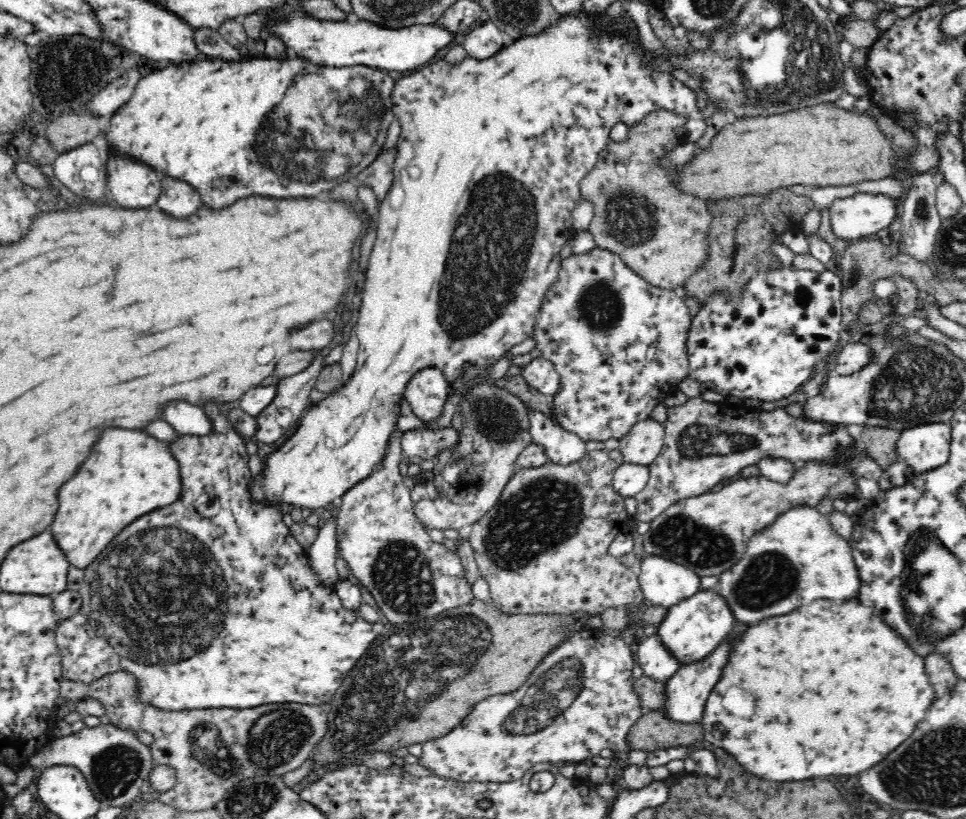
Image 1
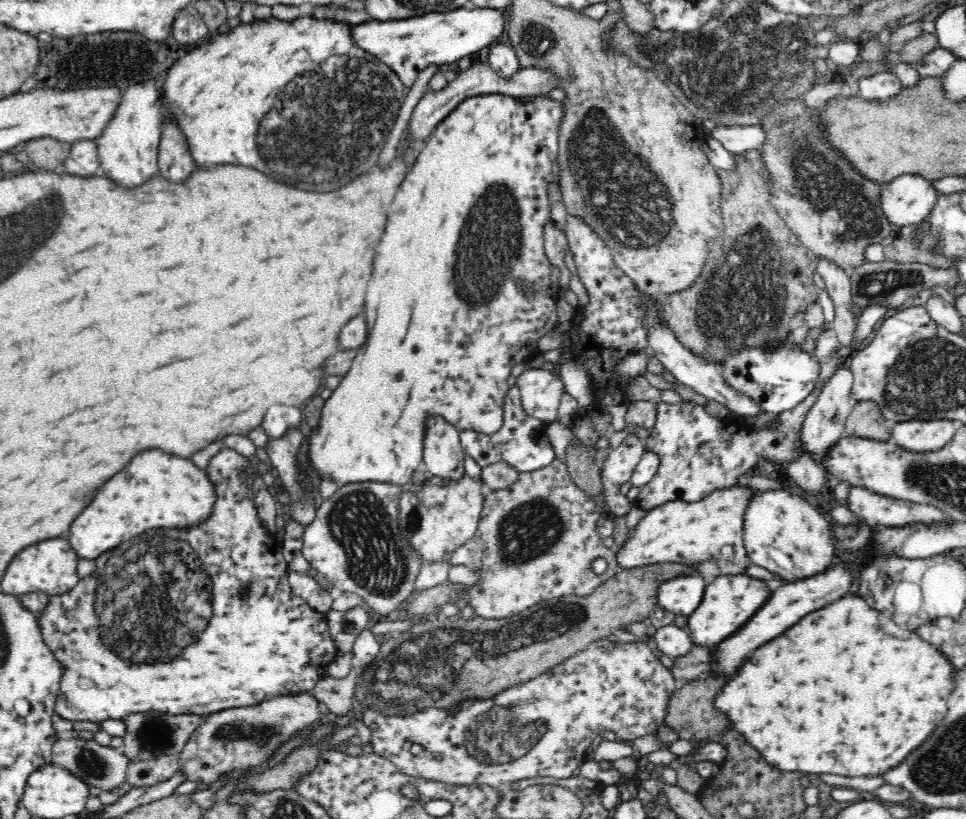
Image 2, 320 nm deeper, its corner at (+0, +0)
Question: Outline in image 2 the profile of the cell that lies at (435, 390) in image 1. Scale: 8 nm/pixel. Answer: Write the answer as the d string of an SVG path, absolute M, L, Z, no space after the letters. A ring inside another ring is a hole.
M428 417L423 440L423 463L428 476L459 481L465 474L465 452L459 430L442 417Z

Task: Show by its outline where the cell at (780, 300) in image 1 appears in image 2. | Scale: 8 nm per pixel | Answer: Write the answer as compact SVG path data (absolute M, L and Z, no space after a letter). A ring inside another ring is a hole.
M787 343L773 349L748 347L726 356L719 365L728 384L750 395L763 410L775 416L796 408L814 389L819 379L819 361L801 349L789 350Z

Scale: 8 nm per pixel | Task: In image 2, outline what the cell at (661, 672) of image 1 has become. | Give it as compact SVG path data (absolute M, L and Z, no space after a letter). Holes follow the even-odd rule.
M662 623L656 629L653 638L658 650L672 659L684 657L694 645L694 639L687 629L678 627L675 623L668 625Z

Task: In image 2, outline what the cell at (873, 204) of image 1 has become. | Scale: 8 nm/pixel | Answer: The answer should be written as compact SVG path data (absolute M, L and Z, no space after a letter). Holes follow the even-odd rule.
M920 175L898 176L881 186L880 208L884 216L904 231L925 222L940 198L934 182Z

